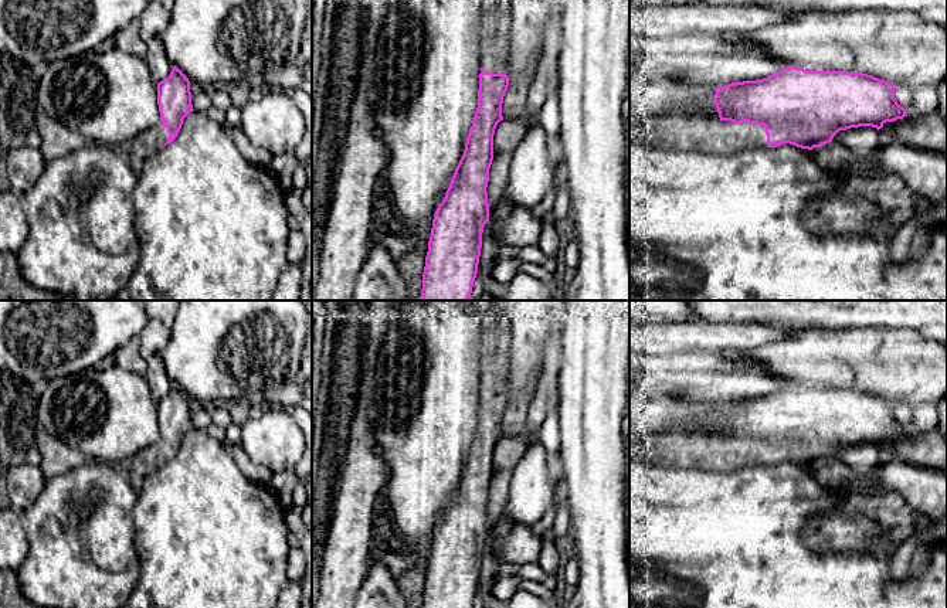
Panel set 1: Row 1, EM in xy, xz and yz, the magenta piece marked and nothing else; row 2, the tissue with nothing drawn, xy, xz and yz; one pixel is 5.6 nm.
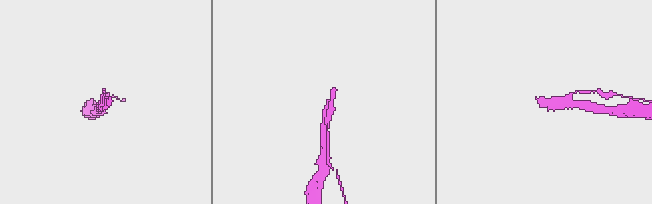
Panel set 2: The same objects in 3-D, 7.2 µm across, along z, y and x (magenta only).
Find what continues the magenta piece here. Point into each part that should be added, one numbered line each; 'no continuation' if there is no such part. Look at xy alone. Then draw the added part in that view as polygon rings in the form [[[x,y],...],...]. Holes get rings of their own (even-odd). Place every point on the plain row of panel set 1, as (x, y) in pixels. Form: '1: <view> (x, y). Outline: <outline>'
1: xy (149, 459). Outline: [[[159,439],[155,444],[140,449],[125,463],[126,472],[139,483],[153,472],[156,472],[167,459],[167,445]]]

